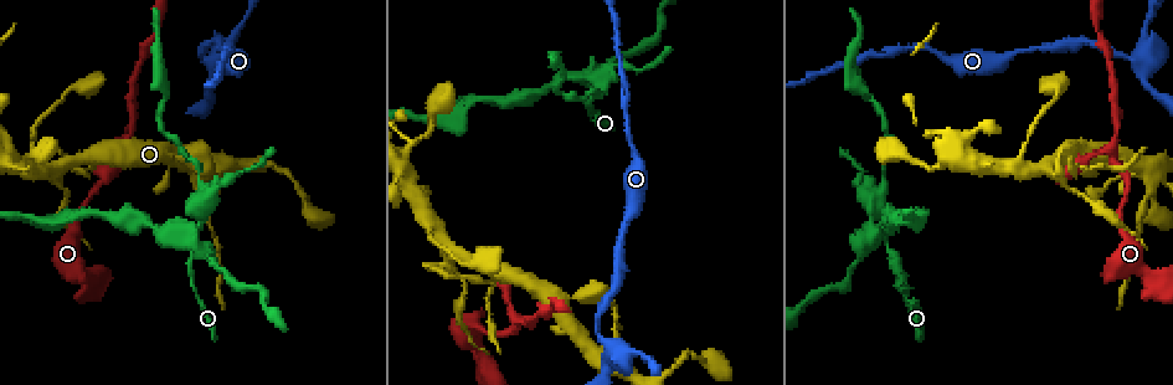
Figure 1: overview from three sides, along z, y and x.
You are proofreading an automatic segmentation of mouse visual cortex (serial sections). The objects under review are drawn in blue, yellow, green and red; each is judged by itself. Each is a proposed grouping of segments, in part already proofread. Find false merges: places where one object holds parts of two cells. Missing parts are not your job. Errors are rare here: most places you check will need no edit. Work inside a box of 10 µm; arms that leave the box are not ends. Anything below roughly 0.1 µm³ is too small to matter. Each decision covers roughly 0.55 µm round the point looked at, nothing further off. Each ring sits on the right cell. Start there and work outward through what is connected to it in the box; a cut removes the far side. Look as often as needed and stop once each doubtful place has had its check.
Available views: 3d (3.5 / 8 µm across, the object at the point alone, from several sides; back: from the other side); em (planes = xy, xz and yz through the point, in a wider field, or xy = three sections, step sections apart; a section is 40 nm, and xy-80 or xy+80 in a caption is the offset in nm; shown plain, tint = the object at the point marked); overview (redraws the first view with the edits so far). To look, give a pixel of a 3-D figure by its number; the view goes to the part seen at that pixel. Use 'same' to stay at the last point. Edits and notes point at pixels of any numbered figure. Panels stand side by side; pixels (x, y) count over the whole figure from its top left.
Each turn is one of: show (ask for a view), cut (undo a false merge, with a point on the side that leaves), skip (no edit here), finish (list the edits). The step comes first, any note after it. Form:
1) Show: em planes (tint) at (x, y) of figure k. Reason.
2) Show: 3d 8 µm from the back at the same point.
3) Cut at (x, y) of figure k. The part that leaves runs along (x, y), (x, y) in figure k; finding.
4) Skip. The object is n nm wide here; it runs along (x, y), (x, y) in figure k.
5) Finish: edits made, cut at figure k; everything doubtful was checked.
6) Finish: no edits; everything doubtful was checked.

Show: 3d 3.5 µm at (1141, 61) of figure 1. Narrows sharply.

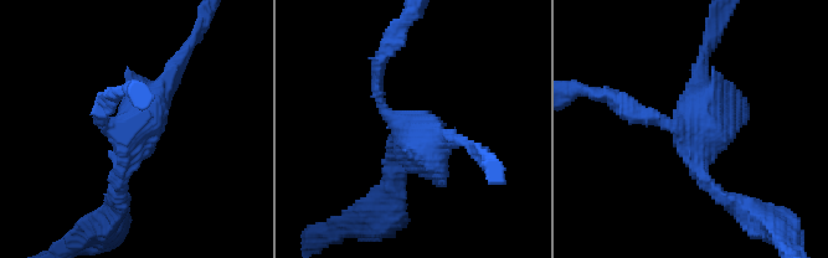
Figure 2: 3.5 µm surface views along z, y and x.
Show: em planes (tint) at (694, 127) of figure 2.

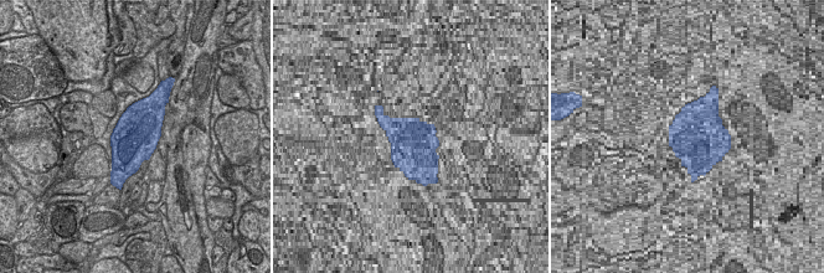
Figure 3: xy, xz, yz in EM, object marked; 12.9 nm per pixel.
Skip. The object is 600 nm wide here; it runs along (379, 65), (382, 109), (420, 140), (454, 138) in figure 2; one cell here.

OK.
Show: 3d 8 µm at (191, 233) of figure 1. A fork.

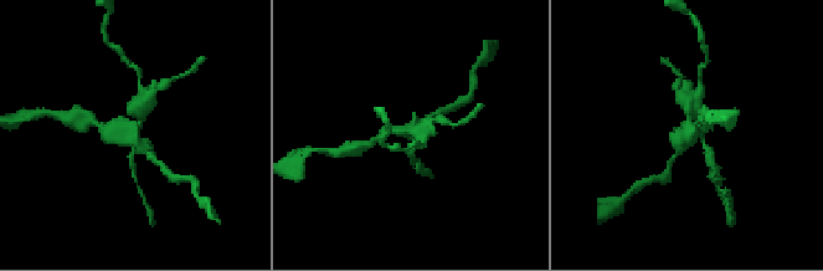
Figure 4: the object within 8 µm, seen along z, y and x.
Show: em xy step 1 (tint) at the same point.

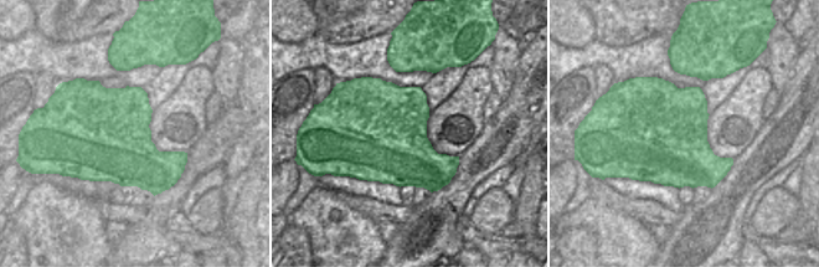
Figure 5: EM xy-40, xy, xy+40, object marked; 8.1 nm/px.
Skip. One cell here.

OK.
Show: 3d 3.5 µm at (874, 199) of figure 1. A fork.

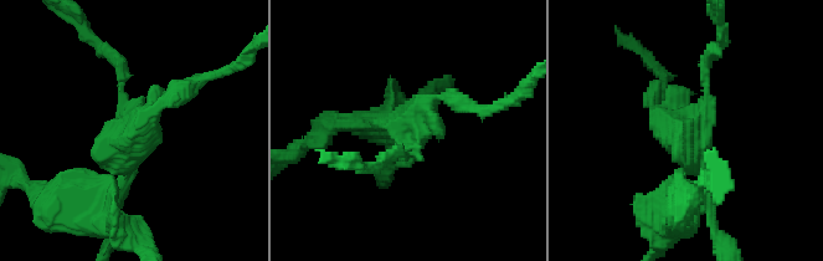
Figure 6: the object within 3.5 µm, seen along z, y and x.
Show: em xy step 5 (tint) at (408, 132) of figure 6.

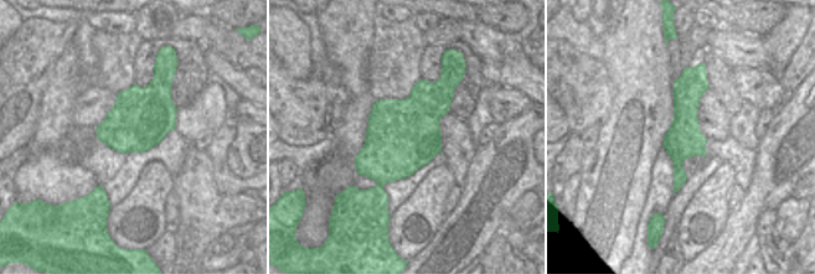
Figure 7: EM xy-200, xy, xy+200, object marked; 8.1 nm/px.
Skip. It runs along (687, 76), (676, 186) in figure 7; one cell here.

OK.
Finish: no edits; everything doubtful was checked.

